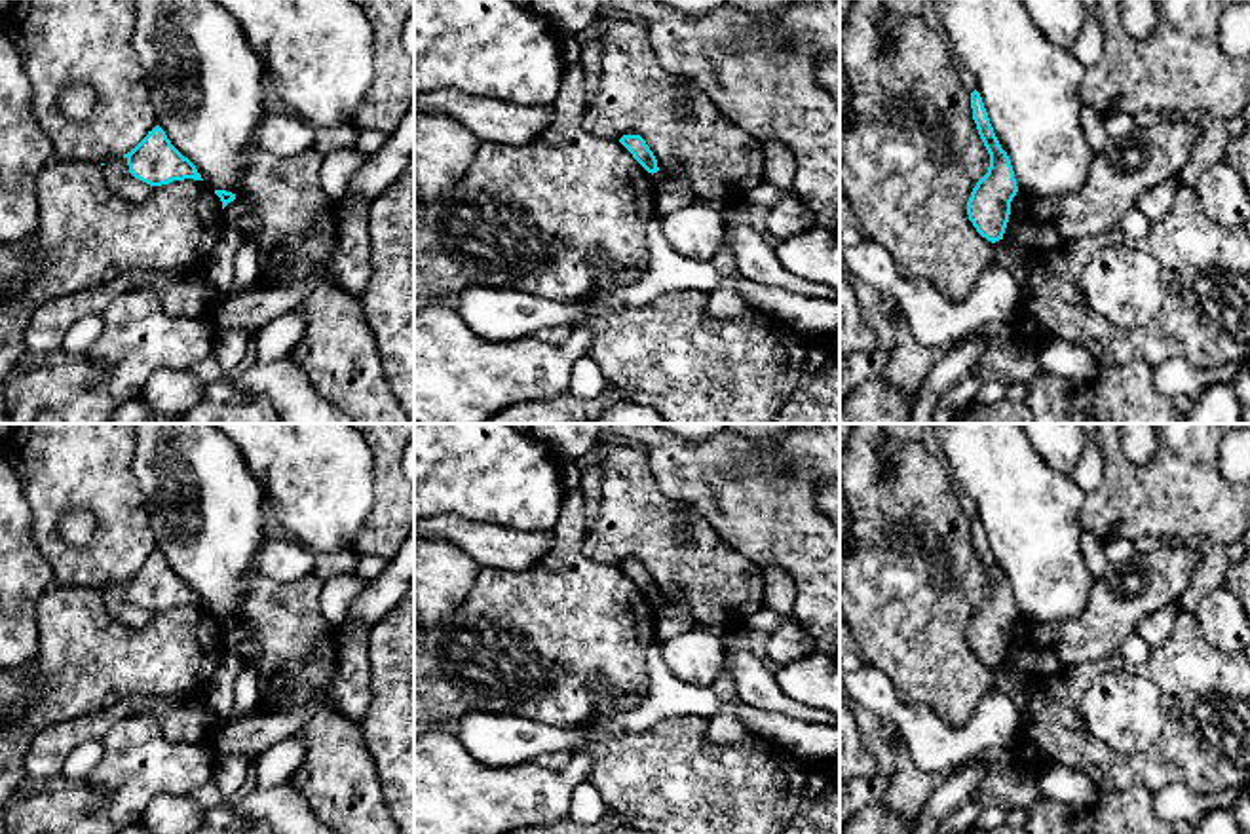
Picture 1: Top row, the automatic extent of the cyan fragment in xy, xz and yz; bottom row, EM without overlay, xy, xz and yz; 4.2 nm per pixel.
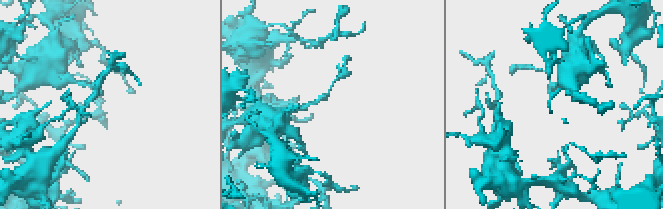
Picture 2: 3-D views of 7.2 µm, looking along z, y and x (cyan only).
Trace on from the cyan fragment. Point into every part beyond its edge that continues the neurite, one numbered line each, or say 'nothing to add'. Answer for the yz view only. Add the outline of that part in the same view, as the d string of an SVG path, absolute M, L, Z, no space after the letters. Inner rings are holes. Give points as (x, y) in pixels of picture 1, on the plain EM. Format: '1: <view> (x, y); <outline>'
nothing to add

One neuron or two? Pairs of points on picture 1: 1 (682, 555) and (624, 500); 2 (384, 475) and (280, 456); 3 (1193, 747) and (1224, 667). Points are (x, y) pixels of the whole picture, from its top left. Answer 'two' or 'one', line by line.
1: one
2: two
3: one

